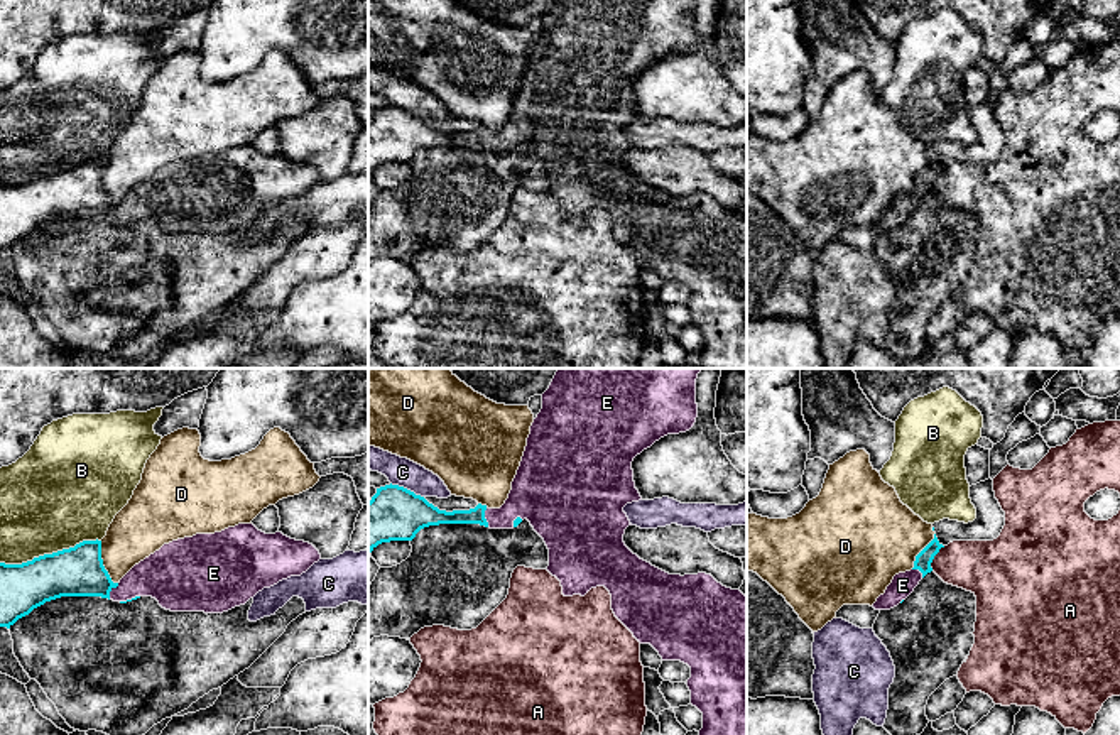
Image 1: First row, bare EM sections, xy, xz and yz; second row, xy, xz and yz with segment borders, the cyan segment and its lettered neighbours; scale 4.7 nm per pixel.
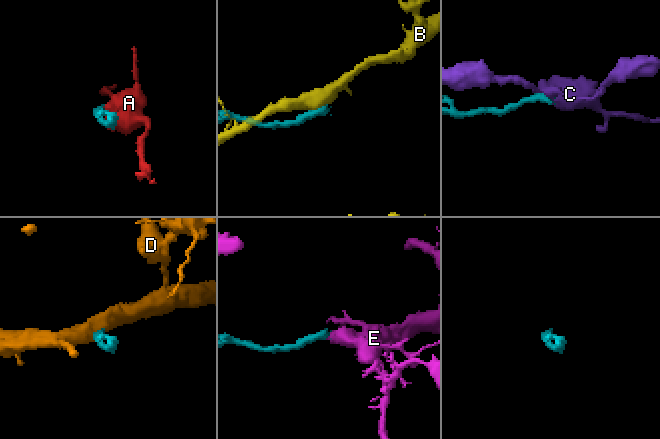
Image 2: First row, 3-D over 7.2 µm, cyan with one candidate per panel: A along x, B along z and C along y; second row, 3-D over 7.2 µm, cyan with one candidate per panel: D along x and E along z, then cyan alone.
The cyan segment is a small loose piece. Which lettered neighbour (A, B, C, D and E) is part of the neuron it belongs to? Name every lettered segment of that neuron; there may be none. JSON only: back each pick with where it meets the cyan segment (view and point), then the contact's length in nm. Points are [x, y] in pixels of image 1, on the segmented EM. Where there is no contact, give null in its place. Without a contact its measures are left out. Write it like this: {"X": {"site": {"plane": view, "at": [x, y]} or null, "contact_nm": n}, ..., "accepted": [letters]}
{"E": {"site": {"plane": "xy", "at": [110, 590]}, "contact_nm": 90}, "accepted": ["E"]}

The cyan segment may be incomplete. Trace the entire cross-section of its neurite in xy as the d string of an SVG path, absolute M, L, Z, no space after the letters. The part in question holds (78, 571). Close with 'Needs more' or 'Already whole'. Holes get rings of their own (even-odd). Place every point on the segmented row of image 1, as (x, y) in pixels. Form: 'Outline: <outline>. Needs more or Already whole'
Outline: M238 524L215 534L196 534L164 544L113 583L101 559L101 541L34 558L22 564L0 563L0 627L10 629L34 608L61 596L101 596L127 603L152 596L171 612L223 613L245 605L264 588L301 576L321 559L319 551L282 532L265 534L253 524Z. Needs more

